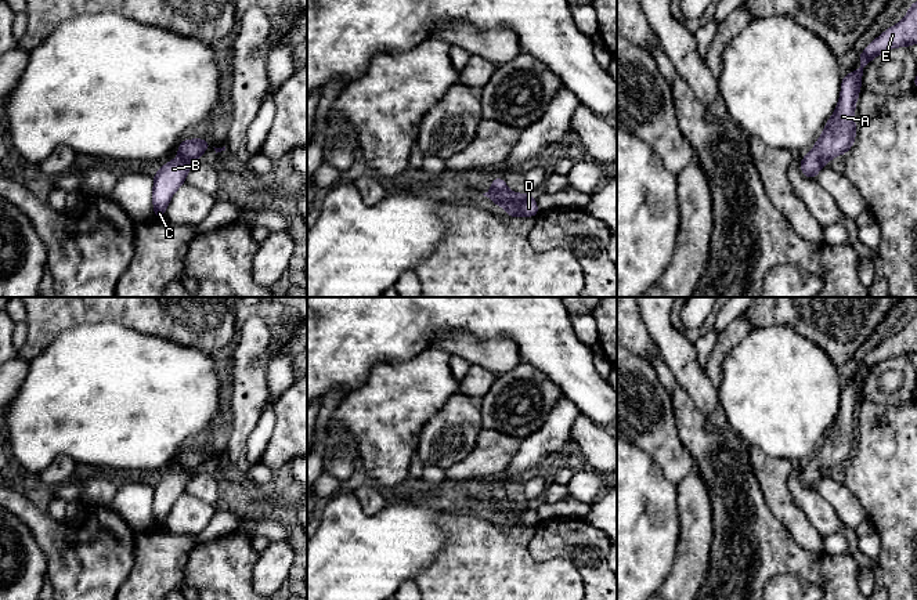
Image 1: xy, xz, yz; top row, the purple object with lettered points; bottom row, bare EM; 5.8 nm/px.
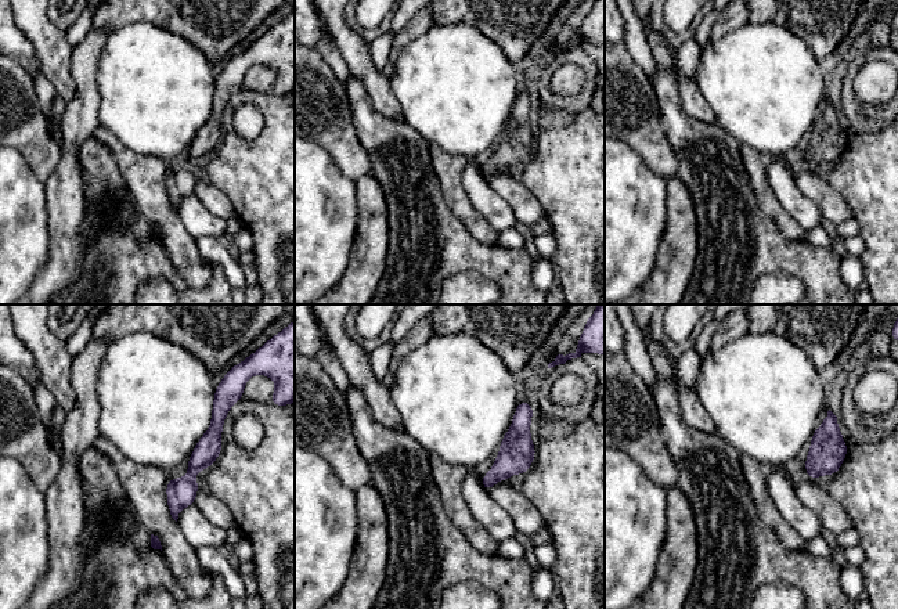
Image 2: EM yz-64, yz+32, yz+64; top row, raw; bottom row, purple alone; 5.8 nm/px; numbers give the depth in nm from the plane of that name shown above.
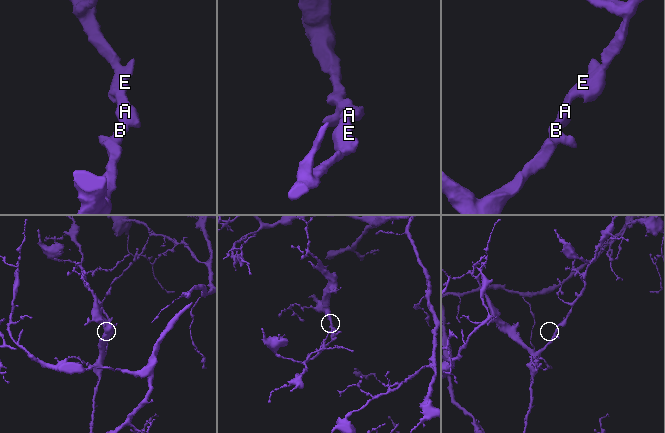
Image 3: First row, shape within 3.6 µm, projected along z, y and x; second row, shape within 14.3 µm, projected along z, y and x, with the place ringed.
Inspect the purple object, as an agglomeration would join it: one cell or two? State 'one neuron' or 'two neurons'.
one neuron

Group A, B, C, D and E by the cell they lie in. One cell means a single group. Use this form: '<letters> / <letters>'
A B C D E

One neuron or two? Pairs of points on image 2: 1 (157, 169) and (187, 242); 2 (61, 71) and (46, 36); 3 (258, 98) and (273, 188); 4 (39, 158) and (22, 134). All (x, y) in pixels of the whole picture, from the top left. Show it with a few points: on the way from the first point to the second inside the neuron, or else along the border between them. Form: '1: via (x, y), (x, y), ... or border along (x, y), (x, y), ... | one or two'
1: via (157, 187), (157, 209), (169, 224) | one
2: via (54, 62), (51, 44) | one
3: via (273, 121), (273, 166) | one
4: via (39, 152), (28, 140) | one

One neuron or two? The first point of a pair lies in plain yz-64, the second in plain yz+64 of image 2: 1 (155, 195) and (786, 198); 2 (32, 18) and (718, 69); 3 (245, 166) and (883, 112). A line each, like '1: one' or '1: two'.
1: two
2: two
3: two

